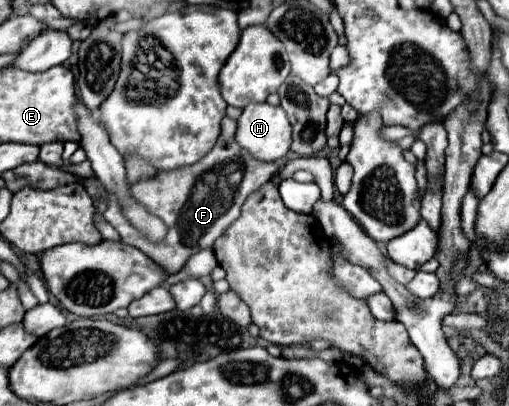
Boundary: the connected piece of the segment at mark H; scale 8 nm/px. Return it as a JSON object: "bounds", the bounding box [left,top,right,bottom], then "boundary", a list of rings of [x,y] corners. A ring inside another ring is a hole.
{"bounds":[235,104,291,162],"boundary":[[[249,104],[237,120],[235,142],[261,162],[285,158],[291,146],[291,124],[281,106]]]}

